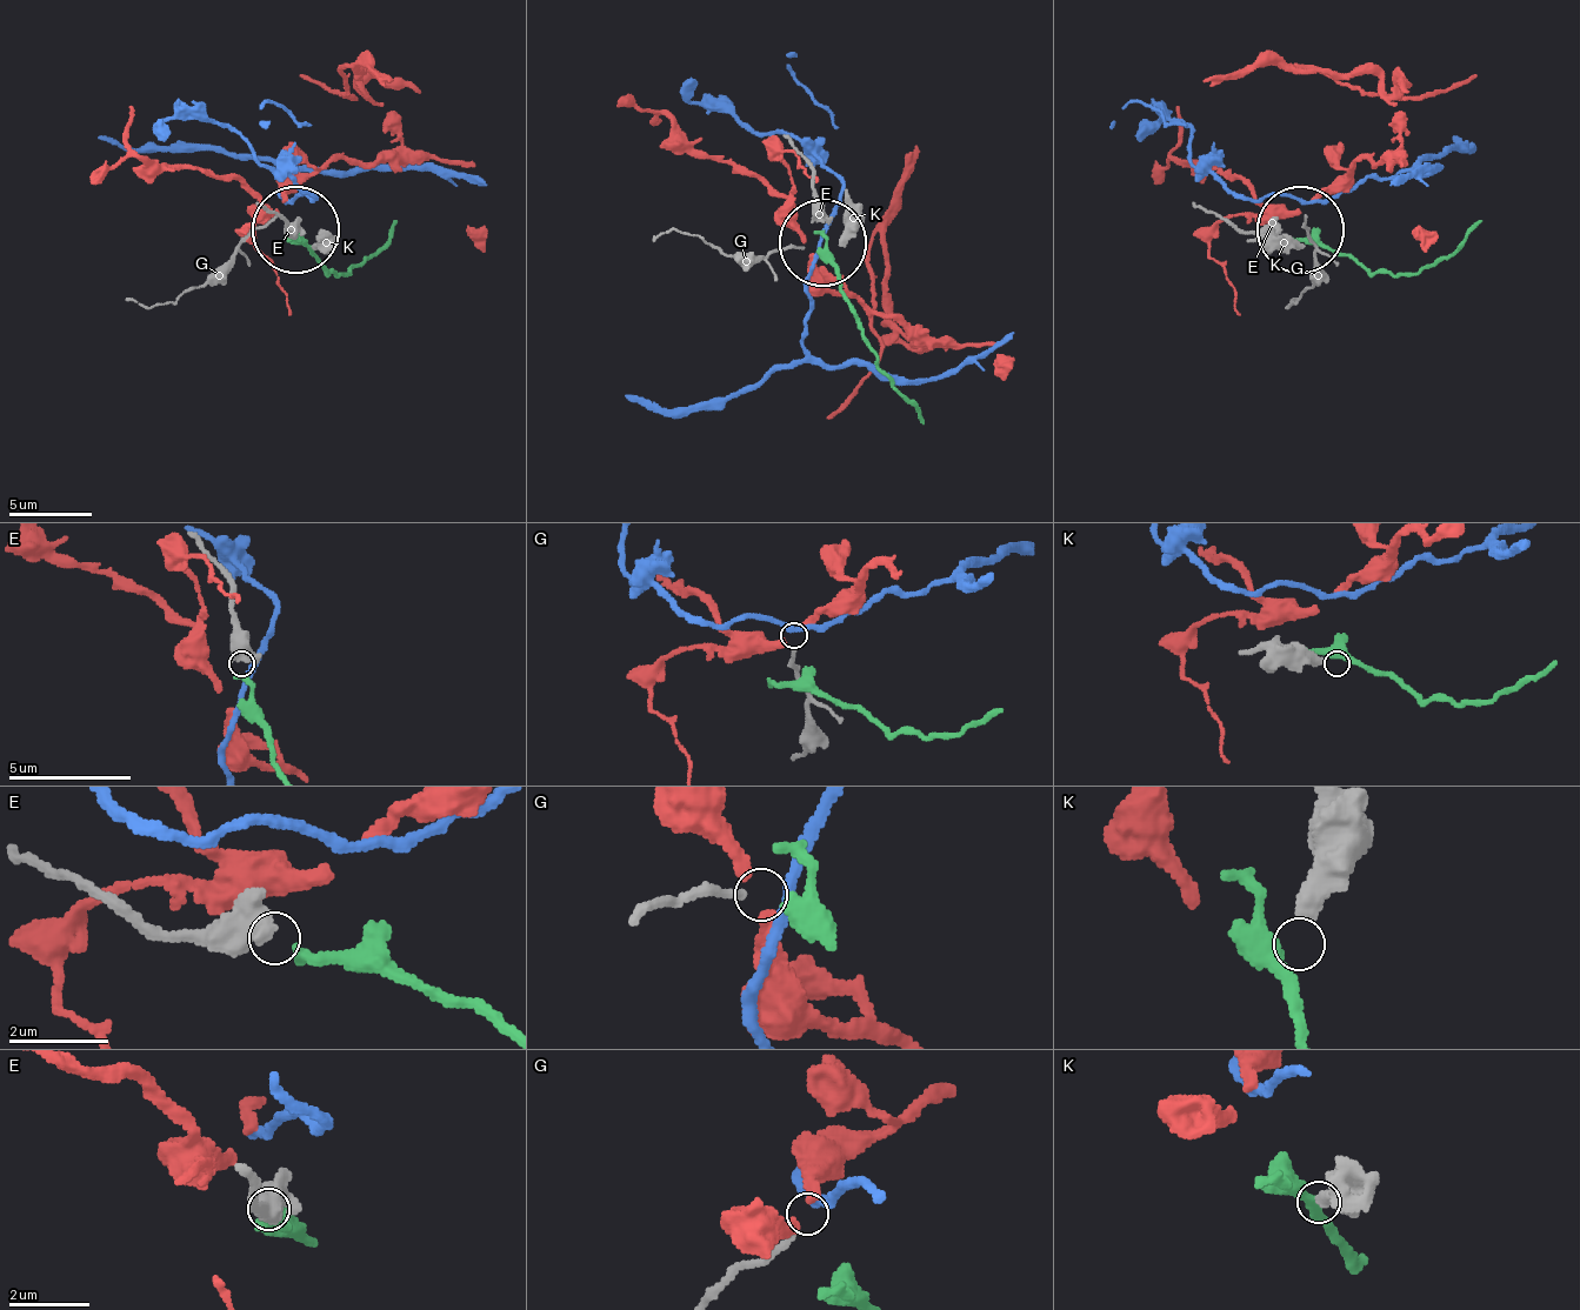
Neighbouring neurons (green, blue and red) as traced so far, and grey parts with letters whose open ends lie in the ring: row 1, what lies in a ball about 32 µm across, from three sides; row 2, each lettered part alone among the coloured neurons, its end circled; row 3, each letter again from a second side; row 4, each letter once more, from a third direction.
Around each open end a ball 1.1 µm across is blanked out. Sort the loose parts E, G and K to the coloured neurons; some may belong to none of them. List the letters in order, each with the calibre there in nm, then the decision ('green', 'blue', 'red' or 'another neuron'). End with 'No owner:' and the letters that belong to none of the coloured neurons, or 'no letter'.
E: calibre 750 nm; green
G: calibre 160 nm; blue
K: calibre 440 nm; another neuron
No owner: K

